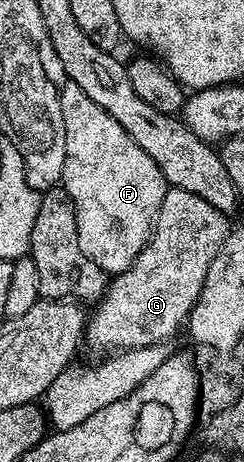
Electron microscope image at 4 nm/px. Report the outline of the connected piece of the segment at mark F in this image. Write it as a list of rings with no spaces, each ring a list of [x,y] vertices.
[[[65,80],[60,90],[60,102],[62,103],[62,123],[66,123],[66,163],[62,188],[70,195],[76,212],[78,223],[78,244],[82,251],[102,267],[102,271],[109,275],[124,273],[138,259],[142,247],[152,238],[152,225],[156,221],[158,211],[162,207],[162,199],[170,188],[164,180],[162,171],[158,171],[158,163],[122,131],[122,123],[118,119],[110,119],[82,87],[74,82]]]

